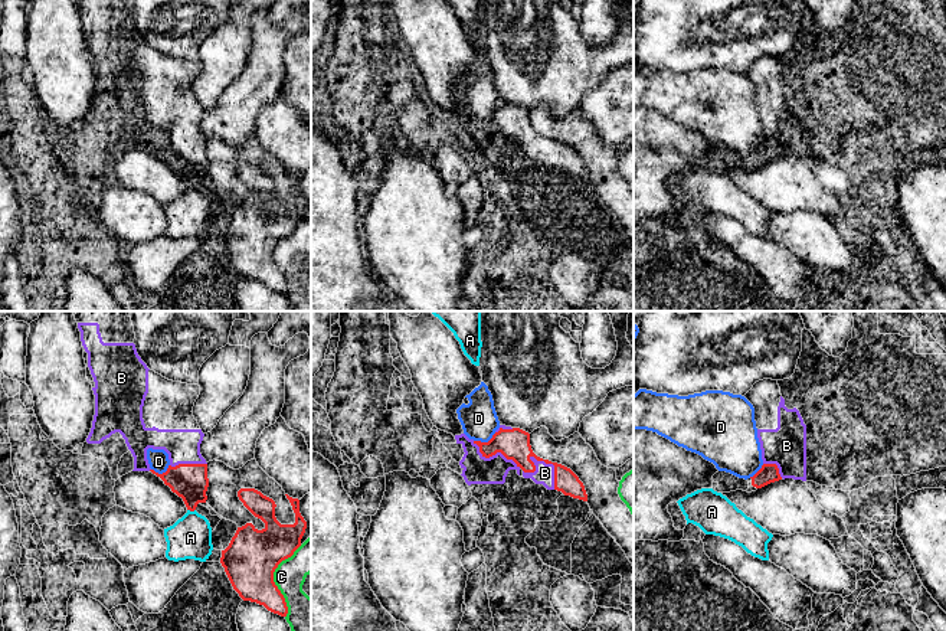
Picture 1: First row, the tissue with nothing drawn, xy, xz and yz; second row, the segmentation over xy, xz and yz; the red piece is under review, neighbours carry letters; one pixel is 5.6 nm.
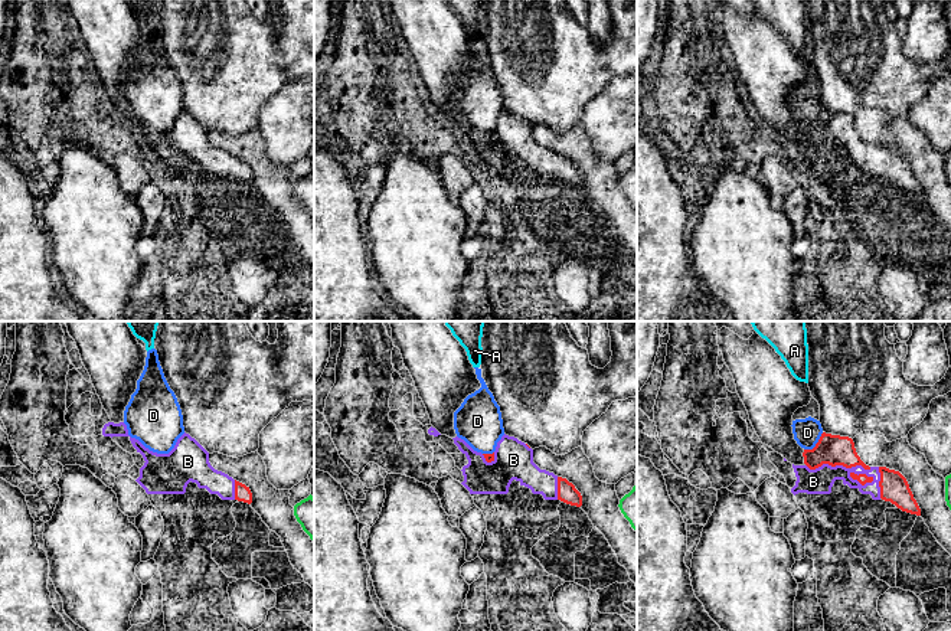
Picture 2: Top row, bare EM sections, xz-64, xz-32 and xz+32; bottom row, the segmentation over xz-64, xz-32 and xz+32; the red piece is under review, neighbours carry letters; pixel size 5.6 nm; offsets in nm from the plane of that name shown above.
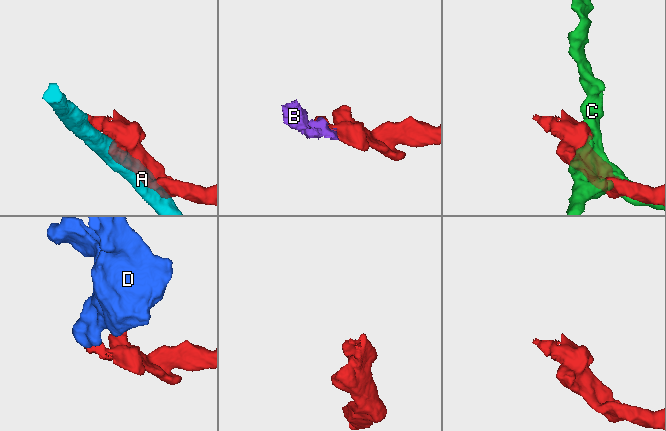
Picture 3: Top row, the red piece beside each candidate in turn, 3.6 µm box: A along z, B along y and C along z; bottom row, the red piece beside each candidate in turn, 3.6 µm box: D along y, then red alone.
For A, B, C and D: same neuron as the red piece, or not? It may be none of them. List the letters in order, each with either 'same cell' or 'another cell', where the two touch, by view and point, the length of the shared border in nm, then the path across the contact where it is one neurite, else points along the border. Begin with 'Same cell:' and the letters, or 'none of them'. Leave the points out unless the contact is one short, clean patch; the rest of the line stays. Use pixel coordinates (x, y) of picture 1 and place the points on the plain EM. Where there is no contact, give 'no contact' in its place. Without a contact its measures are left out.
Same cell: B
A: another cell; contact xy (192, 188); length 50 nm
B: same cell; contact xz (553, 141); length 240 nm
C: another cell; contact xy (272, 257); length 420 nm
D: another cell; contact xz (484, 120); length 140 nm; border xz (496, 110), (487, 118), (474, 118)

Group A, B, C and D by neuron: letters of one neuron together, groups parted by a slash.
A / B / C / D

